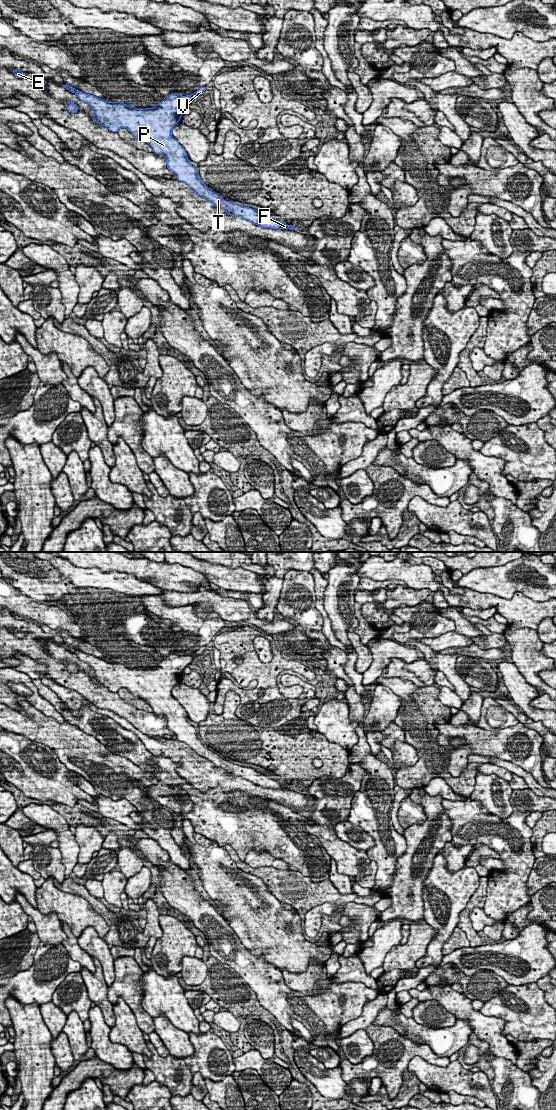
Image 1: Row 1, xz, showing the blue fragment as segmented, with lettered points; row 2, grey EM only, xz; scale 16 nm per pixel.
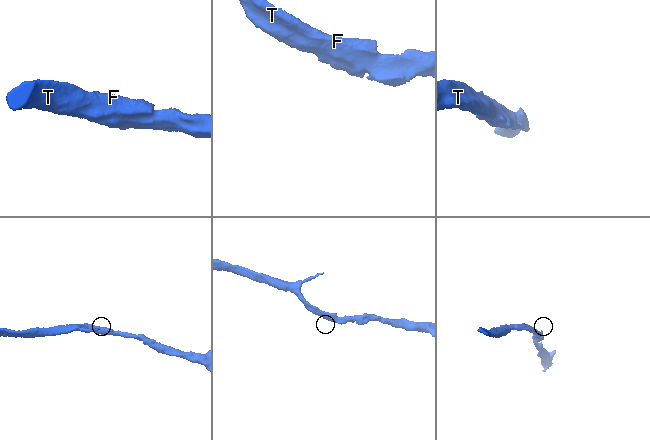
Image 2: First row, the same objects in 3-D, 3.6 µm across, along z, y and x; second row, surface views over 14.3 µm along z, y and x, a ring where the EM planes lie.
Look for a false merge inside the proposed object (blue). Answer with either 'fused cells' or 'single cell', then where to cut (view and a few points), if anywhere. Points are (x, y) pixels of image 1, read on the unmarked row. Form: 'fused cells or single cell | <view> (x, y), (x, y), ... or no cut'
single cell | no cut

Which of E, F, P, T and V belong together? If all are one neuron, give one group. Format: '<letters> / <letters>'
E F P T V

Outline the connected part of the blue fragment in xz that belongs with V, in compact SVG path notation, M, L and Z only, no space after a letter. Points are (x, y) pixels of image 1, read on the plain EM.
M63 645L68 651L75 653L80 661L87 663L93 670L92 675L99 684L109 691L117 693L126 688L135 698L146 701L155 714L163 715L167 720L167 729L174 732L176 739L187 744L197 755L212 762L217 768L222 768L227 774L242 777L262 788L297 789L284 781L270 779L250 767L244 767L224 760L212 752L198 738L197 728L188 722L185 709L172 696L172 688L181 680L182 671L196 656L206 650L200 647L192 655L182 656L177 653L166 656L155 667L137 669L122 661L107 662L101 658L86 654L68 645Z

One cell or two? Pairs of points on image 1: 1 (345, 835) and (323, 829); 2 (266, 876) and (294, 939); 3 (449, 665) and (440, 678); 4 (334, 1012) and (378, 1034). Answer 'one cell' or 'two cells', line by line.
1: two cells
2: two cells
3: two cells
4: two cells

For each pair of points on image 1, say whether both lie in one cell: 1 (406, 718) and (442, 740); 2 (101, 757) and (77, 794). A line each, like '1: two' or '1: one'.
1: two
2: two

